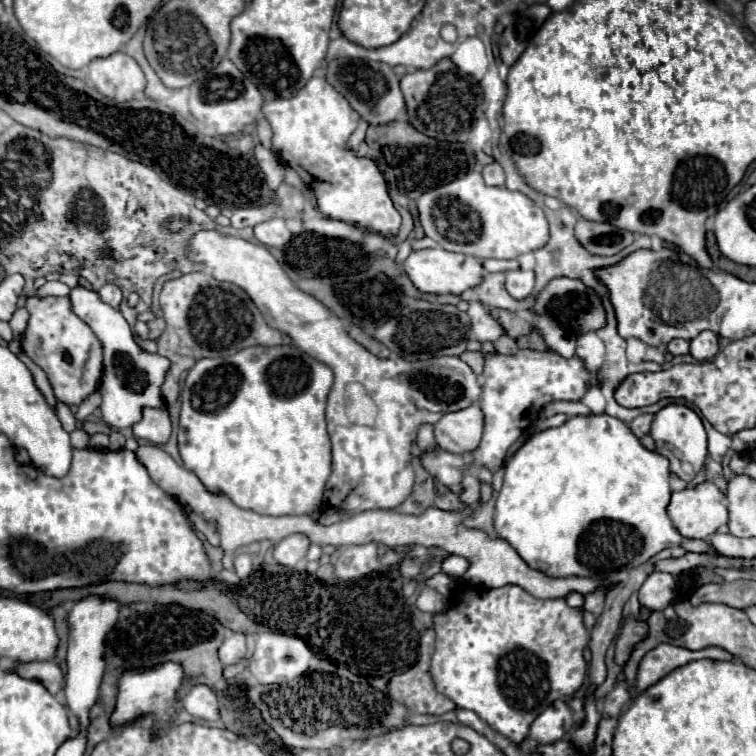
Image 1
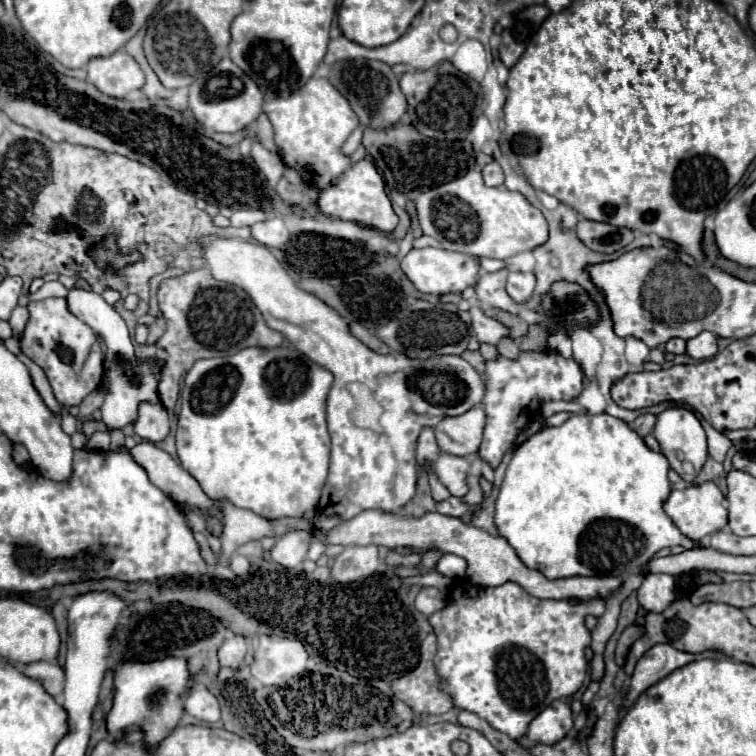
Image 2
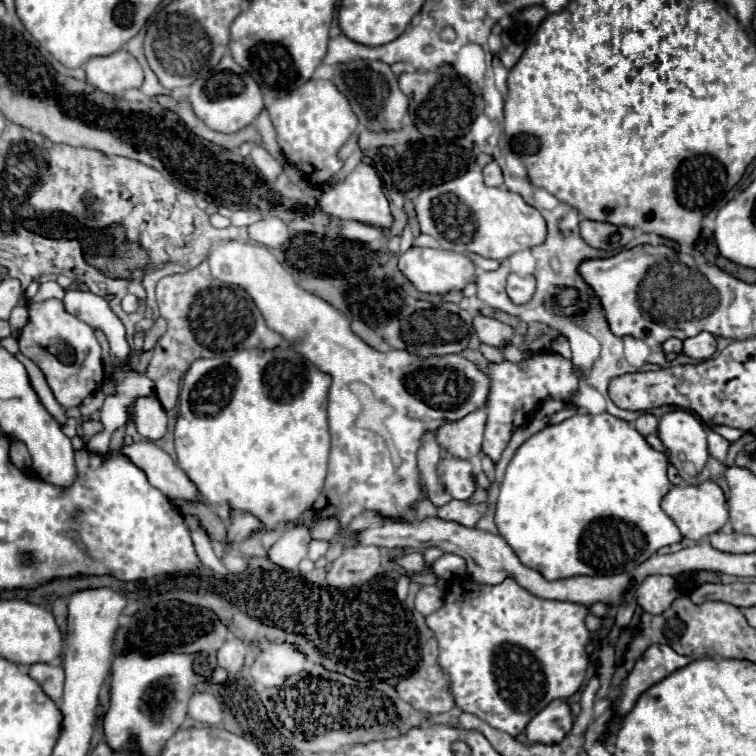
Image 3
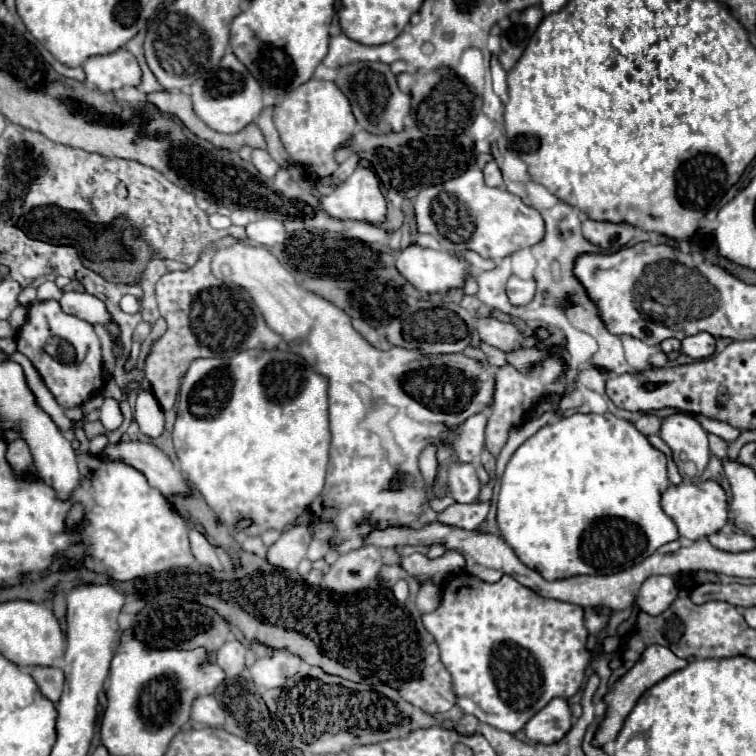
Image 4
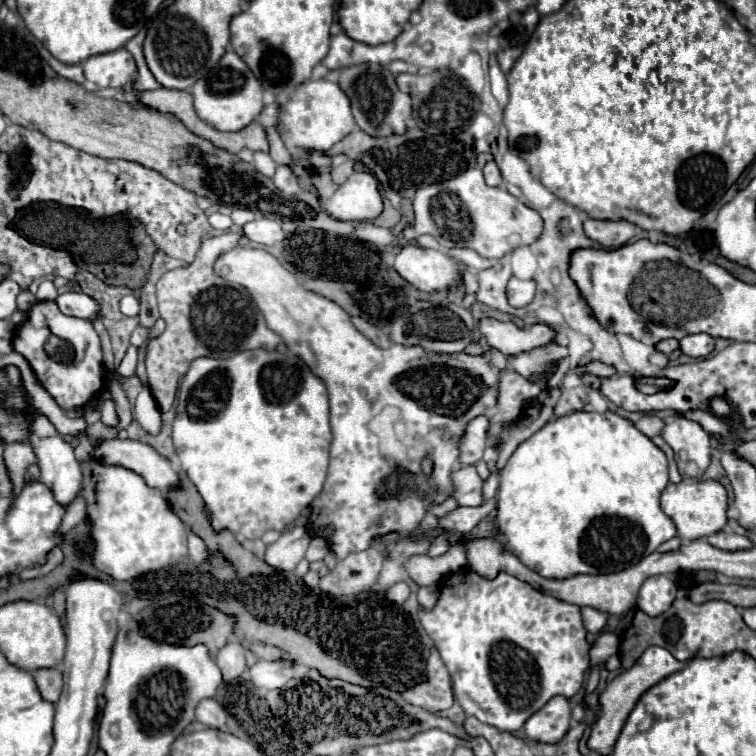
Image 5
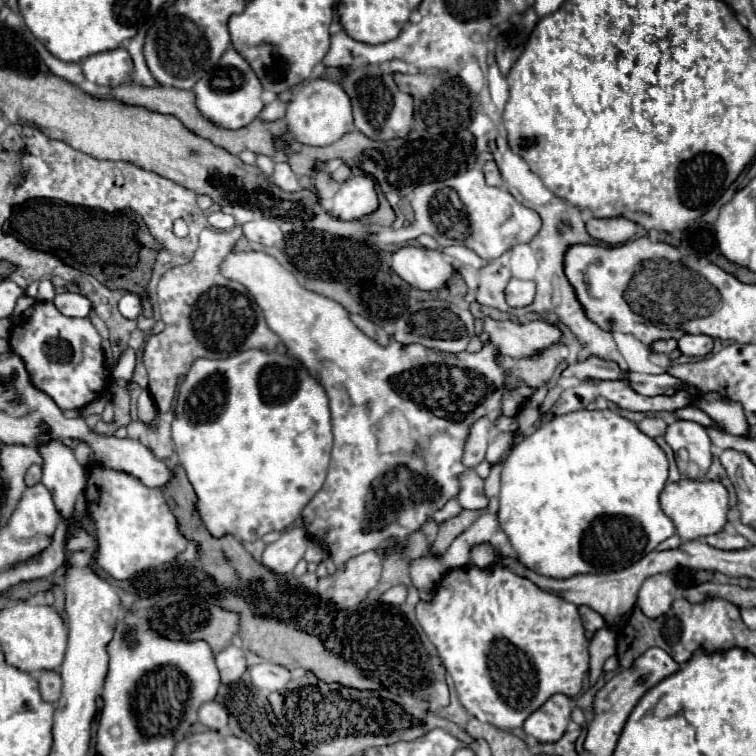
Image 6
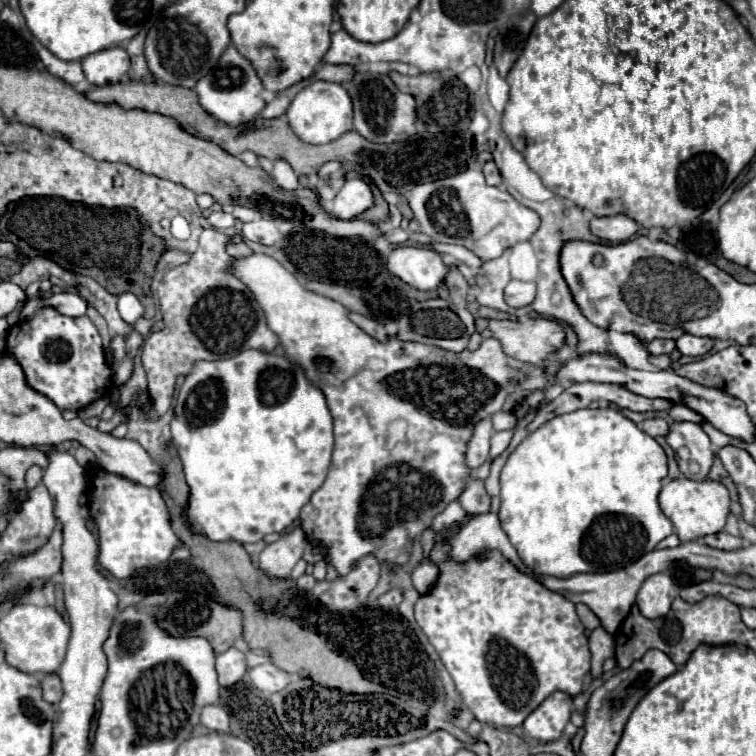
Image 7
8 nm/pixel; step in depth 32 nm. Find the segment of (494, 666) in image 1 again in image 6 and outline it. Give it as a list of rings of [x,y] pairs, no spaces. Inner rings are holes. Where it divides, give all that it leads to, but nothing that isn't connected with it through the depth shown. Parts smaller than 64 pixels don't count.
[[[468,566],[468,568],[456,568],[456,570],[448,570],[446,574],[444,574],[444,578],[442,578],[442,582],[436,586],[436,596],[434,596],[434,600],[430,602],[430,604],[426,604],[426,602],[418,602],[418,606],[416,606],[416,616],[418,616],[418,622],[420,622],[420,626],[424,628],[424,632],[428,634],[428,638],[430,638],[430,642],[432,642],[433,647],[430,650],[430,656],[438,656],[446,668],[446,683],[448,684],[448,678],[452,680],[452,690],[454,690],[454,696],[456,698],[452,698],[452,692],[450,692],[450,707],[448,707],[451,711],[452,720],[454,723],[459,725],[460,727],[465,727],[468,720],[470,718],[478,718],[480,722],[486,722],[486,724],[492,724],[492,726],[496,726],[496,728],[502,728],[502,730],[514,730],[514,728],[520,728],[523,724],[524,730],[524,720],[532,714],[532,712],[536,712],[550,696],[554,696],[554,694],[564,694],[564,696],[570,696],[570,702],[572,702],[572,696],[576,696],[576,694],[580,694],[580,688],[582,688],[582,680],[584,680],[584,674],[588,672],[588,638],[586,638],[586,630],[584,630],[584,626],[582,626],[582,620],[580,620],[580,614],[578,614],[578,608],[574,606],[574,604],[570,604],[570,602],[566,602],[566,600],[562,600],[560,596],[556,596],[556,594],[550,594],[550,592],[546,592],[546,590],[540,590],[538,586],[534,586],[530,580],[524,580],[524,578],[520,578],[520,576],[516,576],[514,572],[510,572],[508,568],[502,568],[502,566],[494,566],[494,570],[488,570],[488,572],[480,572],[478,568],[472,568],[472,566]]]

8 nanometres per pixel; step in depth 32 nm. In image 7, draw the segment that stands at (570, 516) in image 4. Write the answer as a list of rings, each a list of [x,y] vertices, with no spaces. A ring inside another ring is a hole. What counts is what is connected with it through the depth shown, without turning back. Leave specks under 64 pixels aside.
[[[584,408],[584,410],[570,412],[570,414],[554,416],[552,420],[542,424],[538,430],[534,430],[528,438],[524,438],[518,444],[518,448],[508,456],[508,460],[502,468],[502,476],[500,476],[502,490],[500,490],[498,518],[500,518],[502,530],[508,534],[512,546],[516,548],[516,552],[520,556],[520,560],[534,574],[568,578],[568,576],[580,574],[580,572],[612,572],[612,550],[614,550],[614,570],[620,570],[624,566],[636,562],[640,556],[648,554],[650,550],[654,550],[660,540],[664,540],[666,536],[670,536],[674,532],[672,522],[664,516],[664,512],[658,506],[658,494],[660,494],[660,488],[662,488],[662,482],[666,480],[666,476],[668,476],[666,454],[652,436],[642,432],[632,420],[624,418],[620,412],[616,412],[612,408]]]

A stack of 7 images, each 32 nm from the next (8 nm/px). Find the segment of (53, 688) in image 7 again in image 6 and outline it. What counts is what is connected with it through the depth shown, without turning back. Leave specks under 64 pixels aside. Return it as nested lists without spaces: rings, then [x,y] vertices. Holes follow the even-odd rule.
[[[56,670],[40,672],[40,676],[38,676],[38,686],[40,686],[42,698],[54,704],[54,702],[60,698],[60,692],[62,692],[62,678],[60,678],[60,672],[56,672]]]

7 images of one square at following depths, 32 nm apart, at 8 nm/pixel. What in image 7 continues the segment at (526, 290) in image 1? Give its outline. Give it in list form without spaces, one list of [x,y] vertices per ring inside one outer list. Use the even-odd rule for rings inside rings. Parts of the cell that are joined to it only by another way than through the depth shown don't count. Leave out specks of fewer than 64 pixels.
[[[512,280],[504,290],[506,304],[512,308],[522,308],[522,306],[532,304],[534,294],[536,294],[536,284],[534,282],[520,282],[520,280]]]

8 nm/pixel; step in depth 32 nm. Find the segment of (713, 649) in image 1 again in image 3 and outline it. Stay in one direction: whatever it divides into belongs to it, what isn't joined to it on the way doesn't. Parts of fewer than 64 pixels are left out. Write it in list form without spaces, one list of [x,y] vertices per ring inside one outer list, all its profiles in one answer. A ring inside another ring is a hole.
[[[654,644],[650,646],[644,656],[636,662],[634,670],[628,676],[628,684],[626,688],[620,692],[618,700],[614,702],[616,714],[624,716],[626,712],[632,710],[632,704],[636,704],[638,696],[648,690],[652,684],[664,680],[664,676],[672,674],[674,670],[686,666],[692,658],[690,656],[682,656],[678,652],[674,652],[670,646],[666,644]]]

